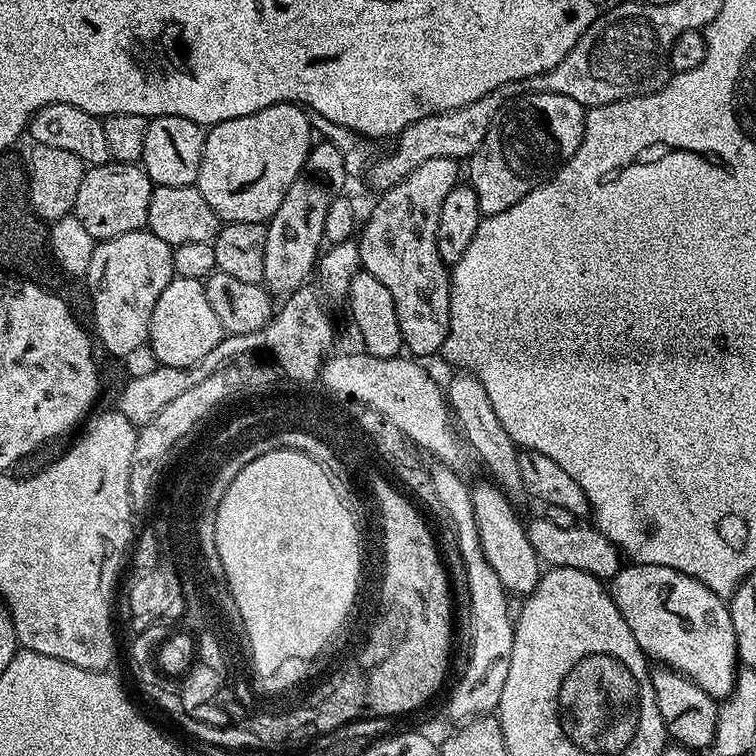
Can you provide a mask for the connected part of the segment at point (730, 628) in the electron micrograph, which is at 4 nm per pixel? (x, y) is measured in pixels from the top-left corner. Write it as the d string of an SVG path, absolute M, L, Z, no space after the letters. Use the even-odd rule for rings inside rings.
M635 562L621 567L619 574L612 577L610 591L645 657L681 672L717 702L731 694L738 657L734 622L725 597L714 594L710 586L677 568Z

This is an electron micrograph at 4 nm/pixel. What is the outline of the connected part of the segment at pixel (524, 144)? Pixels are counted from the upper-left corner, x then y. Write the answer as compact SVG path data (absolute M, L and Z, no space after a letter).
M529 92L508 101L498 110L482 146L466 164L466 180L471 184L474 194L478 194L478 206L484 216L493 216L502 210L510 210L526 194L530 194L539 184L546 184L576 153L584 137L584 118L586 109L583 104L574 102L566 94L549 92Z

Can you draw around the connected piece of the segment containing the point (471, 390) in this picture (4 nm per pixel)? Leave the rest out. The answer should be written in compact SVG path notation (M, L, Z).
M464 370L446 384L446 399L451 415L458 421L459 431L463 439L480 455L488 466L492 477L505 493L520 492L523 489L522 474L519 473L518 445L506 434L502 422L498 422L498 414L494 414L494 406L490 406L490 398L486 394L486 386L471 371Z

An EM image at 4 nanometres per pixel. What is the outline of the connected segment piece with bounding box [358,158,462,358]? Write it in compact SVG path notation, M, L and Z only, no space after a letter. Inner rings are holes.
M450 158L422 162L405 180L381 195L384 197L373 206L364 229L358 232L363 271L374 274L390 290L404 348L414 355L435 357L448 337L452 281L449 265L438 254L438 214L442 214L446 194L461 176L461 165Z

